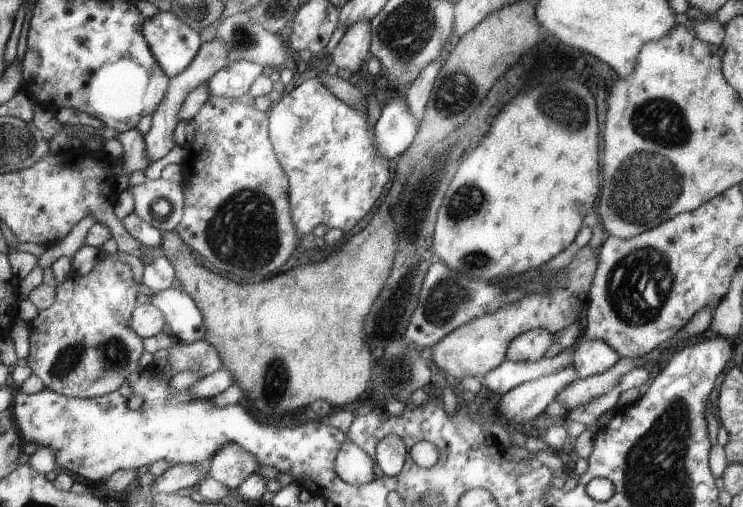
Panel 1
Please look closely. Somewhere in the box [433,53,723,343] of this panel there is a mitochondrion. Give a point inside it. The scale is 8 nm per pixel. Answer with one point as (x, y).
(643, 187)

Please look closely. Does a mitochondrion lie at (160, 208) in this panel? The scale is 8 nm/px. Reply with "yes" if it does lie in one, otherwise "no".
yes

